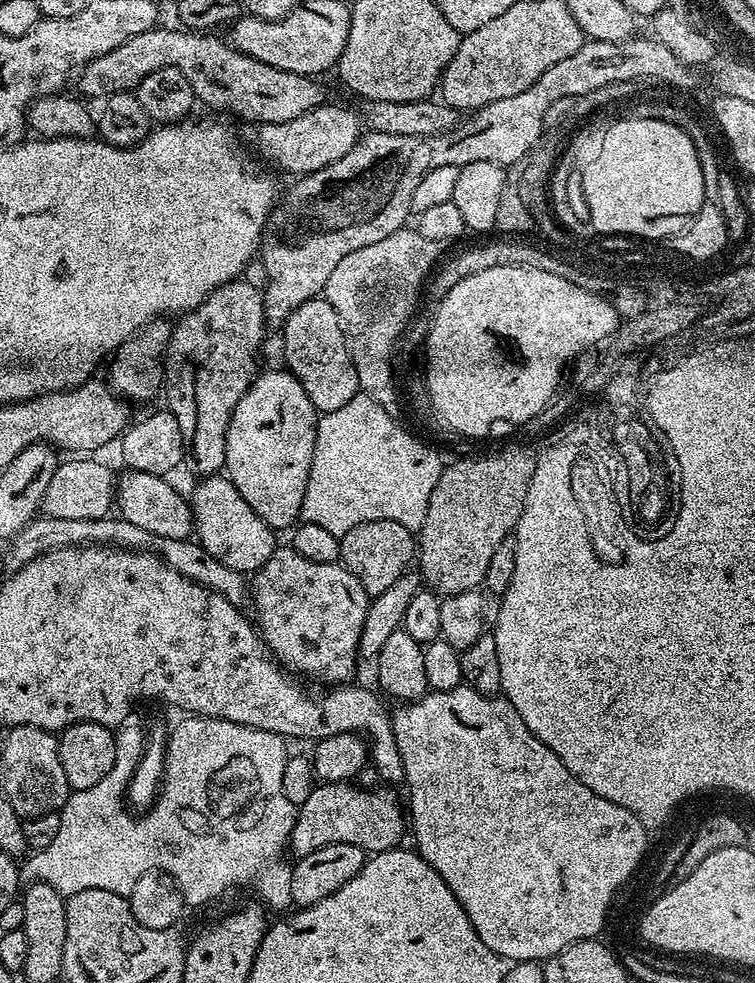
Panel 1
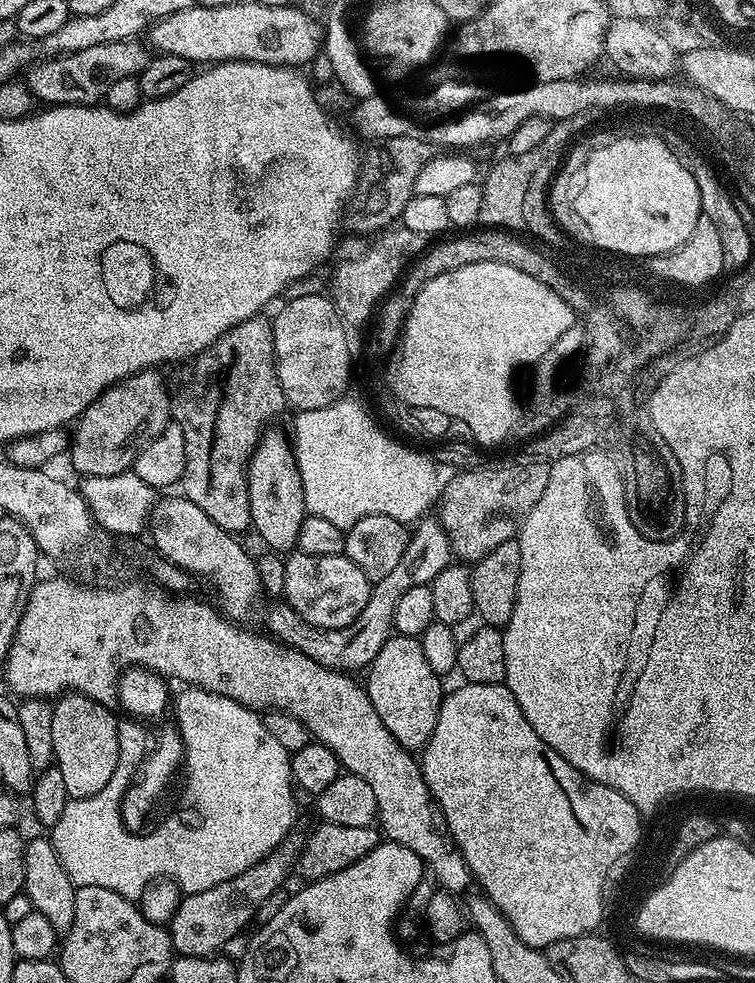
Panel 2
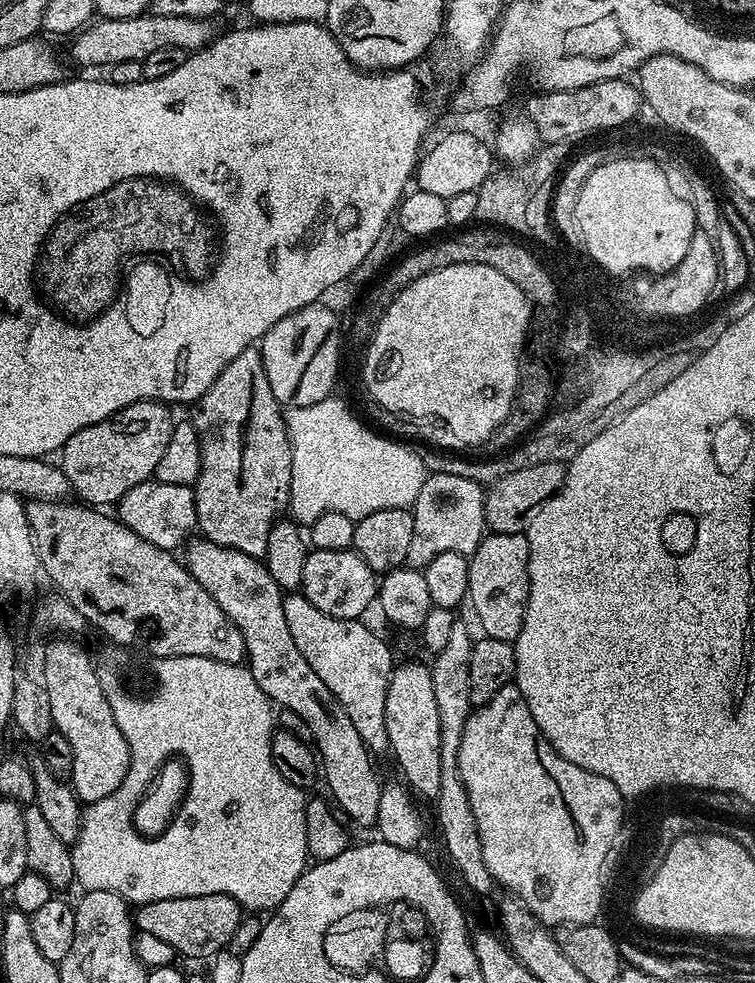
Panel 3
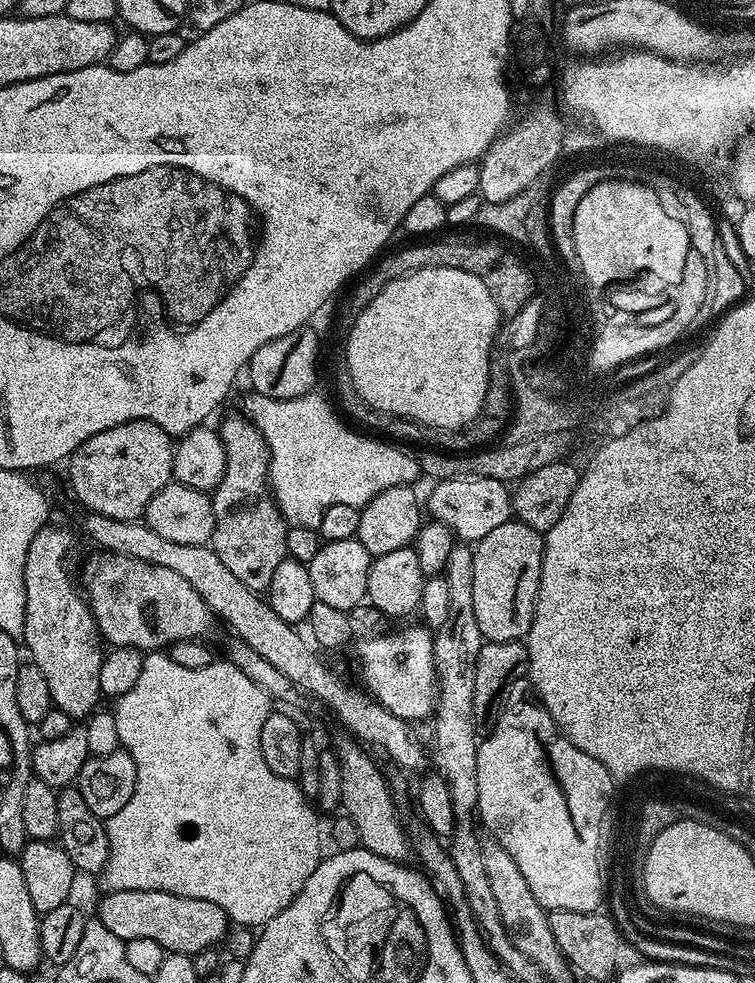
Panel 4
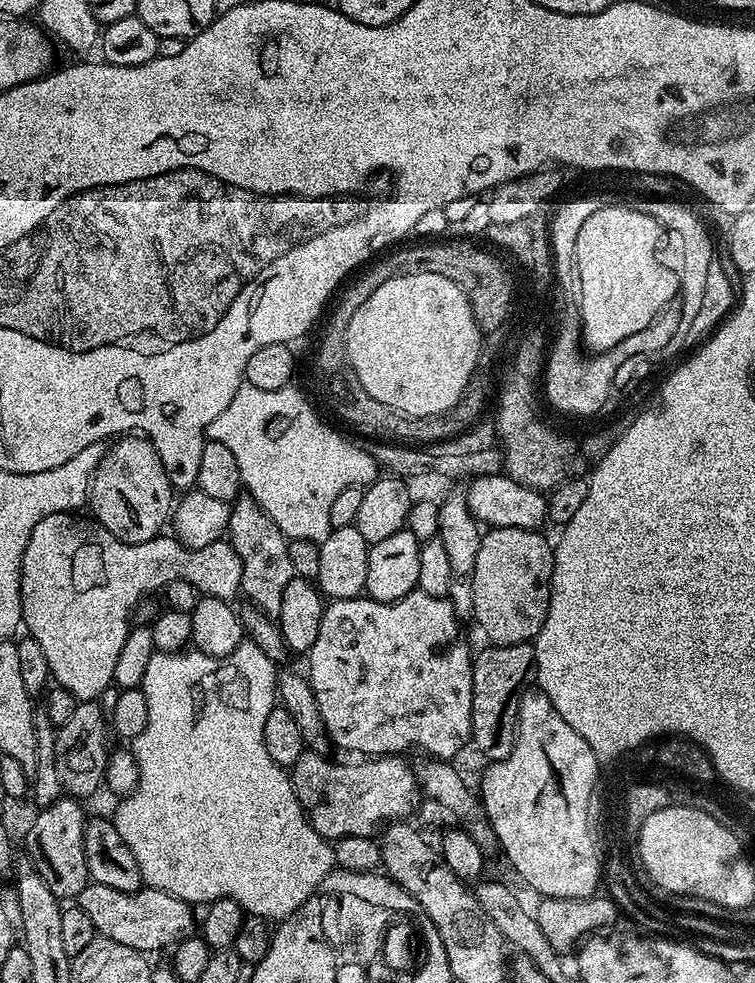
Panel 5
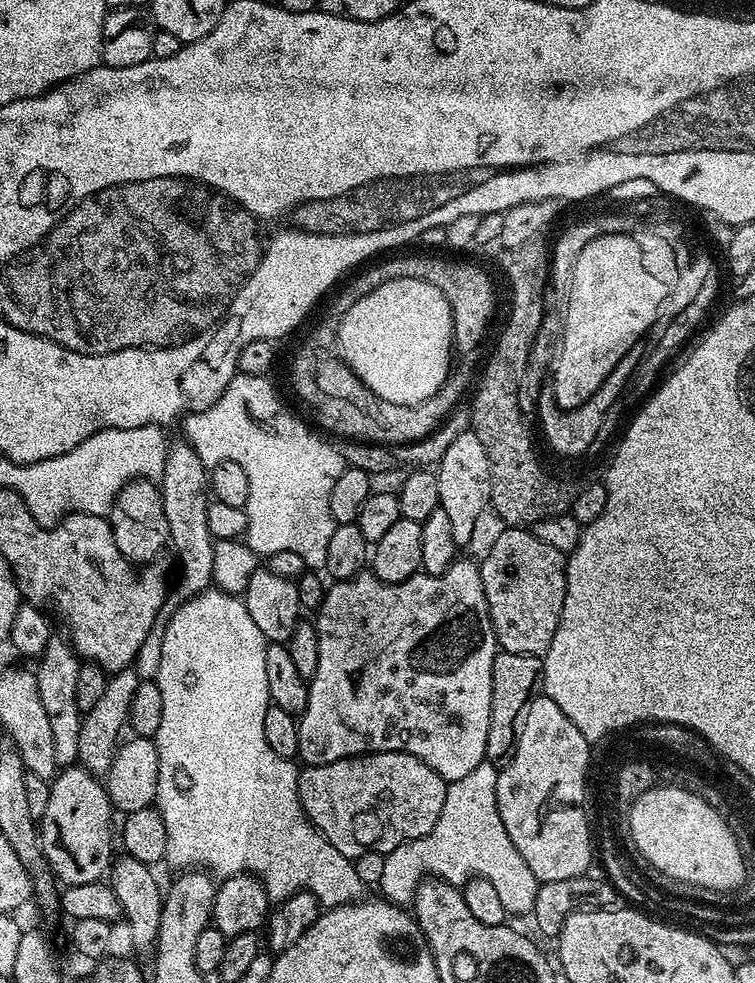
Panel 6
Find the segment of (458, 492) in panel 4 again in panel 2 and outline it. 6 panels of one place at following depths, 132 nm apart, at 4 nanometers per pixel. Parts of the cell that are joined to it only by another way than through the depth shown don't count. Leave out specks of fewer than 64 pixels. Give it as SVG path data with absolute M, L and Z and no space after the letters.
M423 517L409 535L406 551L401 561L394 566L386 577L375 581L372 586L370 598L362 613L349 626L349 628L315 628L304 621L287 602L281 603L281 608L272 608L268 612L268 628L279 643L306 654L314 662L327 668L337 670L364 670L372 664L379 650L388 641L393 633L393 618L395 607L402 595L415 586L431 585L434 577L451 563L451 544L448 533L443 524L435 517Z

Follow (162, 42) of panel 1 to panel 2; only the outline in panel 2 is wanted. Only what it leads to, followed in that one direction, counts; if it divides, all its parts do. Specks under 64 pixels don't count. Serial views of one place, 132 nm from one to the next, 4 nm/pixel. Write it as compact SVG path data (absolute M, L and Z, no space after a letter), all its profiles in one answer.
M136 38L106 42L98 46L86 46L86 50L52 54L44 58L48 60L38 61L39 59L37 59L27 69L27 72L29 71L28 77L26 77L27 86L37 101L44 106L57 104L99 105L103 101L104 95L110 90L110 86L114 86L114 82L131 76L139 77L142 69L148 64L149 49L140 43L141 41Z

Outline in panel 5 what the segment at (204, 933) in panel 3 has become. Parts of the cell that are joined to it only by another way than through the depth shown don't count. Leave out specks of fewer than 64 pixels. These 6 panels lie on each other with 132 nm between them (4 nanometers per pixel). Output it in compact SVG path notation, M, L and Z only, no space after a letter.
M89 882L78 897L78 906L86 910L90 922L94 922L99 935L110 938L114 942L122 942L122 946L130 946L135 952L153 954L159 948L165 950L193 935L198 920L192 917L193 905L182 898L171 896L157 888L141 887L139 892L123 892L110 886Z

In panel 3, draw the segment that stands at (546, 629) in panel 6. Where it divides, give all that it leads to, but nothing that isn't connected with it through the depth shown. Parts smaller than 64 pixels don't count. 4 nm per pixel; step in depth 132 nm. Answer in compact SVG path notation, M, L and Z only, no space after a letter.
M524 532L485 535L472 555L468 556L467 603L490 640L514 642L522 630L522 622L530 594L530 546Z

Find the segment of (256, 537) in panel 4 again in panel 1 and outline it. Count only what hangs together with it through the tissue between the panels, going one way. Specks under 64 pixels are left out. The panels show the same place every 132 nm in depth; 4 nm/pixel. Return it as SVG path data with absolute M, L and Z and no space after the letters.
M243 278L219 284L209 296L205 296L197 308L183 313L175 321L168 353L164 355L163 399L168 399L167 411L178 418L178 430L182 430L187 459L192 460L201 477L219 473L224 467L226 454L226 430L234 406L246 394L258 375L256 359L260 356L260 343L264 340L264 300L261 289L250 286Z

